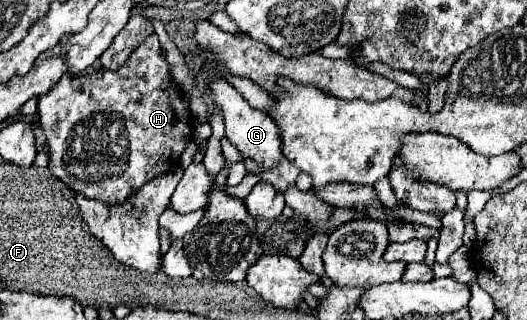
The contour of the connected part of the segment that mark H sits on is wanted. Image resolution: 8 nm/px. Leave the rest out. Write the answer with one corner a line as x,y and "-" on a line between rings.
156,33
138,45
128,61
116,71
102,69
82,73
82,77
65,74
44,97
38,99
38,115
50,145
48,169
52,175
90,199
110,203
122,203
132,191
170,171
194,131
190,103
170,77
168,61
160,55

